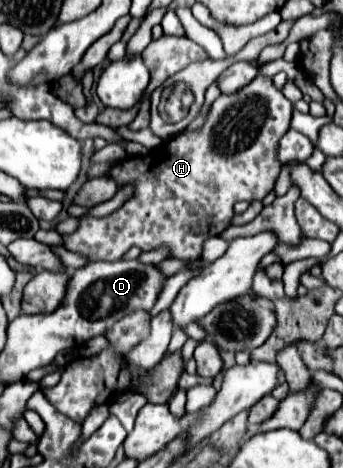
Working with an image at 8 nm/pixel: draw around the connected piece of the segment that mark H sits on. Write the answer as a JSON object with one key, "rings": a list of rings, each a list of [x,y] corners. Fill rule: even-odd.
{"rings":[[[256,77],[250,85],[234,95],[220,95],[212,103],[210,115],[200,131],[180,133],[166,141],[166,147],[158,147],[150,155],[146,153],[142,157],[128,157],[124,165],[114,167],[108,175],[112,175],[120,187],[134,181],[134,197],[108,217],[98,217],[96,221],[82,217],[82,225],[74,233],[70,233],[68,237],[62,235],[62,245],[68,251],[84,255],[90,263],[118,261],[132,245],[140,247],[142,251],[150,251],[158,245],[168,245],[172,249],[172,257],[198,259],[204,239],[220,235],[230,225],[230,219],[234,215],[232,207],[236,201],[264,199],[266,193],[274,189],[274,181],[280,173],[276,147],[278,139],[290,129],[290,115],[292,103],[274,87],[272,79],[268,77]]]}

